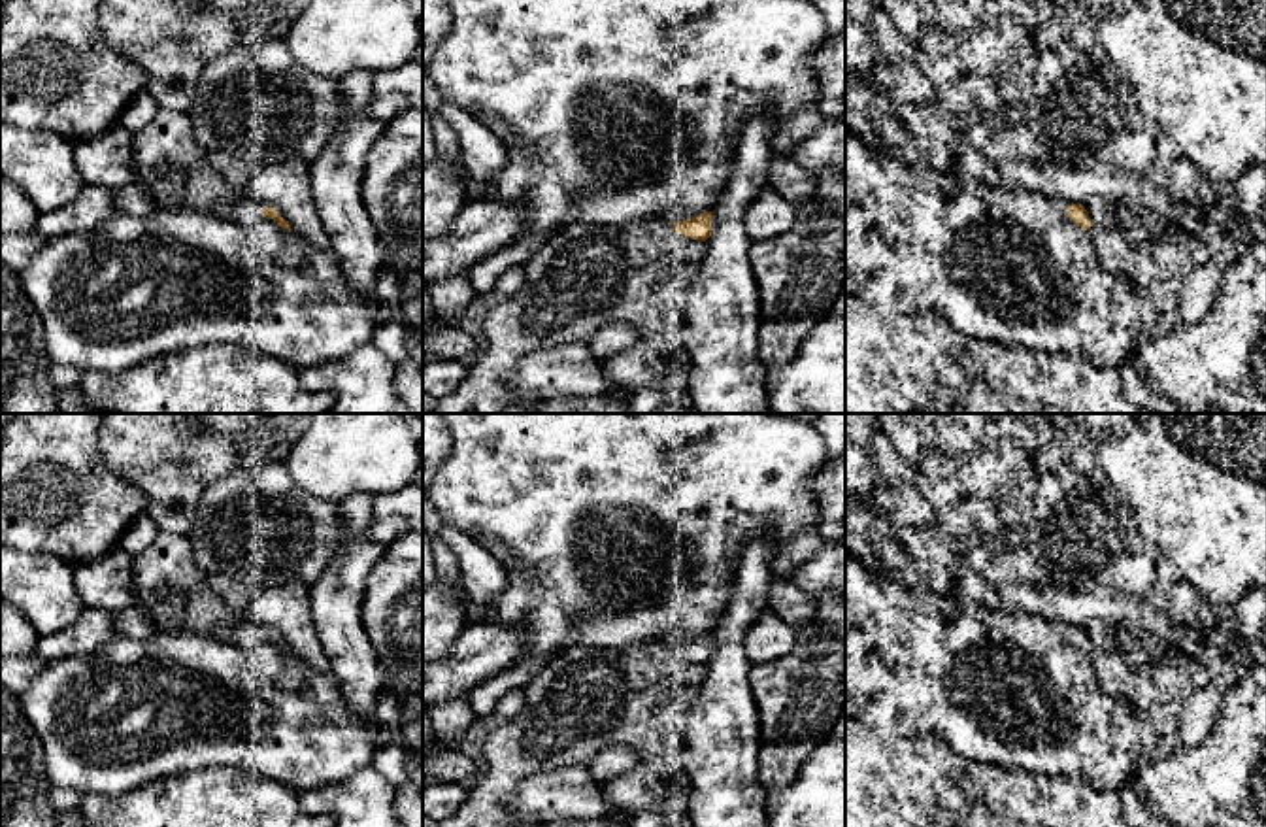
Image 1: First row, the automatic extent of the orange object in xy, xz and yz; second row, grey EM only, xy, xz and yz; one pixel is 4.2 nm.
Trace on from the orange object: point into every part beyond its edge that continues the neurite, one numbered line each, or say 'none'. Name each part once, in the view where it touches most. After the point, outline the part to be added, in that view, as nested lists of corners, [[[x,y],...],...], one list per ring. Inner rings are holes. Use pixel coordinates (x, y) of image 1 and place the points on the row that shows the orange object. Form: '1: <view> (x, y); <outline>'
1: xy (246, 210); [[[242,194],[236,202],[225,206],[219,217],[242,225],[257,225],[262,219],[262,204],[257,198]]]

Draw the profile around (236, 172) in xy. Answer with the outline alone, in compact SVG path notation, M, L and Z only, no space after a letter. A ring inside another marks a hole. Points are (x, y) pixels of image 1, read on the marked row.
M209 151L208 160L225 177L225 181L242 194L257 170L253 164L221 151Z

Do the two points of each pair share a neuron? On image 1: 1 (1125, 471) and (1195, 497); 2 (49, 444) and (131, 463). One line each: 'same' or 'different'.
1: same
2: different

